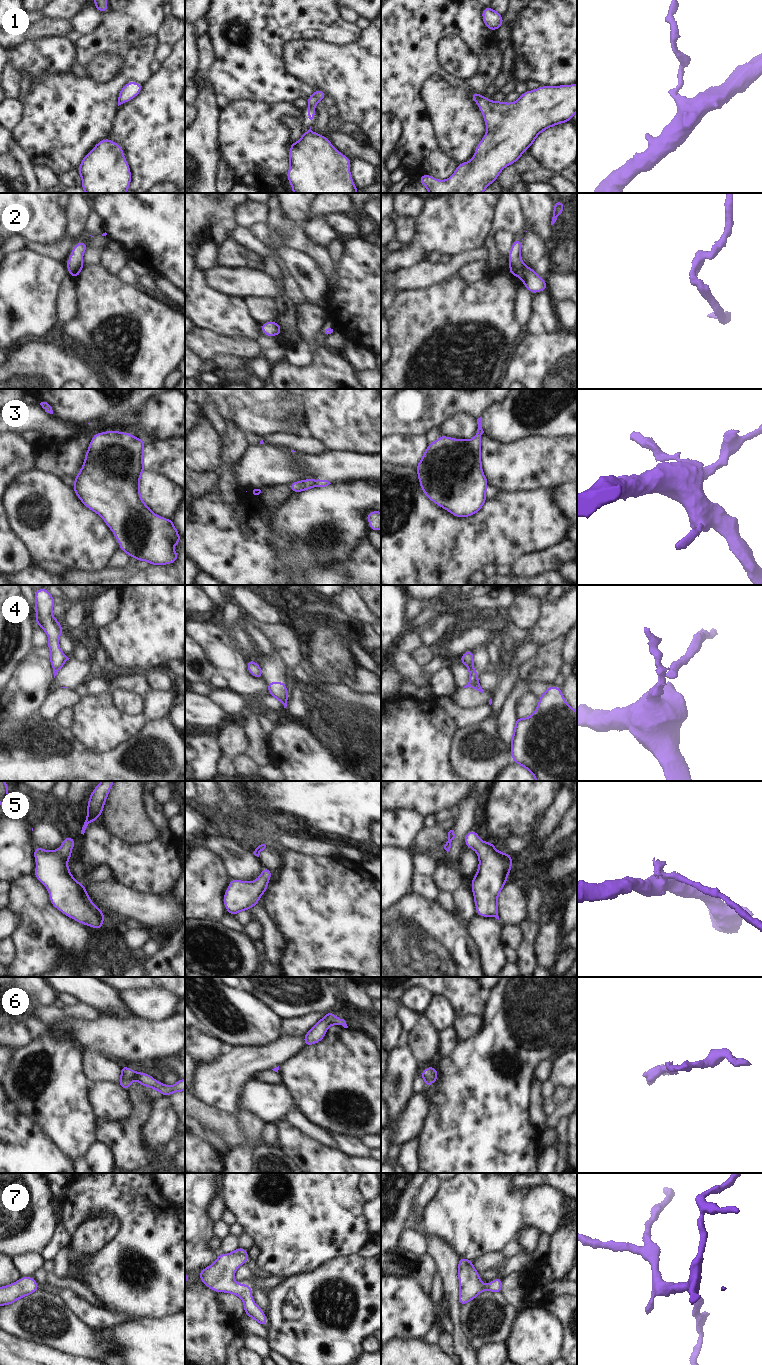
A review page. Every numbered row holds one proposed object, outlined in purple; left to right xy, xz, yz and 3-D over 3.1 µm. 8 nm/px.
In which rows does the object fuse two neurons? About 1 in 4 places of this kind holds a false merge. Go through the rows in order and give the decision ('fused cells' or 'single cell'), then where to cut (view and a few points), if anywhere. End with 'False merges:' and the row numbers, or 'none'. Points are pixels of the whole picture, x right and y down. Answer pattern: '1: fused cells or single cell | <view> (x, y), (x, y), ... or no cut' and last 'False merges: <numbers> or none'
1: single cell | no cut
2: single cell | no cut
3: single cell | no cut
4: fused cells | yz (465, 664), (469, 667), (470, 685)
5: single cell | no cut
6: single cell | no cut
7: single cell | no cut
False merges: 4

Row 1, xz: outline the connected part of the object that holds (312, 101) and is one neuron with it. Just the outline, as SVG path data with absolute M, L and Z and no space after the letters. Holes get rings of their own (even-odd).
M314 90L314 94L311 95L308 99L306 99L308 103L308 118L311 121L315 115L315 106L325 97L327 97L327 94L323 90Z

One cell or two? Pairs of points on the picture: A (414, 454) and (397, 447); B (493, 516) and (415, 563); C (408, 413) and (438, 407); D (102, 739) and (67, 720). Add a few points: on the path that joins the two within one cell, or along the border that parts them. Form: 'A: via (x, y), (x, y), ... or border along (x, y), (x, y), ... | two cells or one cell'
A: via (410, 451), (401, 450) | one cell
B: via (474, 535), (461, 547), (434, 554) | one cell
C: via (415, 410), (429, 410), (431, 408) | one cell
D: border along (73, 708), (73, 724), (70, 727) | two cells

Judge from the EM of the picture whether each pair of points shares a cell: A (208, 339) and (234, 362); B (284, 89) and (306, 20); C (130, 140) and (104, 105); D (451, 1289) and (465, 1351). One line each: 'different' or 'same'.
A: different
B: same
C: different
D: same

